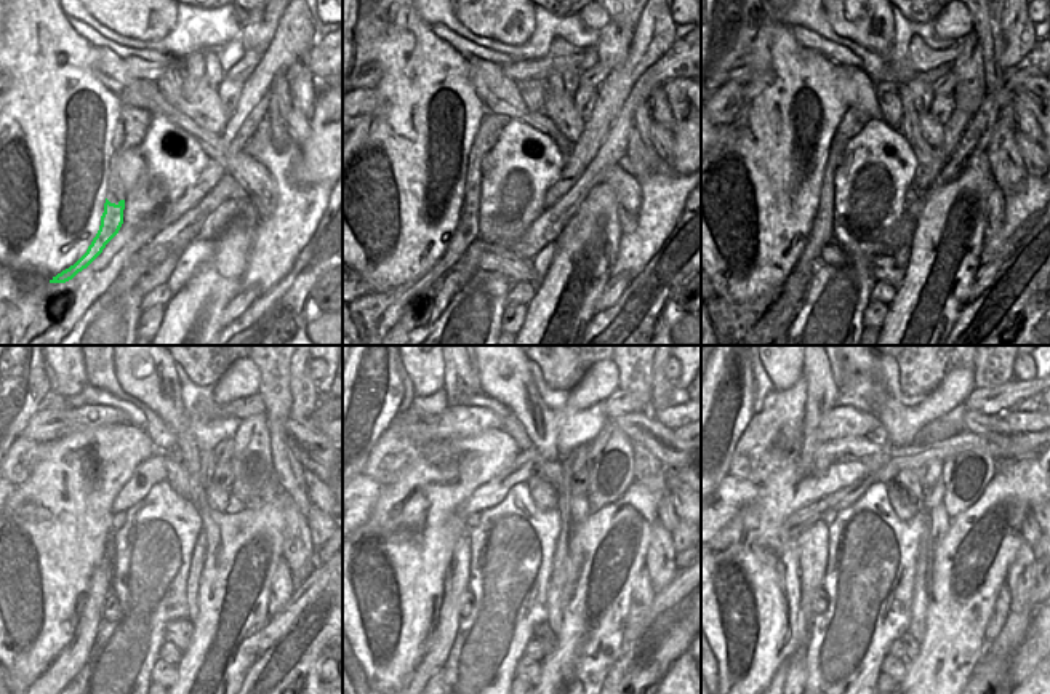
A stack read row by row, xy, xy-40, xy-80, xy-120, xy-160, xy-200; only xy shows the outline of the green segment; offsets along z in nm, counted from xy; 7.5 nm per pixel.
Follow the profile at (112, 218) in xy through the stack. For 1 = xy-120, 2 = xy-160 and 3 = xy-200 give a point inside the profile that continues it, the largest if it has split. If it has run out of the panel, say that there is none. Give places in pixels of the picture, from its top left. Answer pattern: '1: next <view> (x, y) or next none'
1: next xy-120 (68, 666)
2: next xy-160 (456, 578)
3: next xy-200 (813, 544)

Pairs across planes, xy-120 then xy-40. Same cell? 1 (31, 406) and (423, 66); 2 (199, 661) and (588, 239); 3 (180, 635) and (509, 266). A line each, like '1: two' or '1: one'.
1: one
2: one
3: one

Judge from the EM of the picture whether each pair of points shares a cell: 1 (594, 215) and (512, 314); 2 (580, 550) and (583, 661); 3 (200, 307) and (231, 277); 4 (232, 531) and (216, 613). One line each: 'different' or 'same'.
1: different
2: same
3: same
4: same

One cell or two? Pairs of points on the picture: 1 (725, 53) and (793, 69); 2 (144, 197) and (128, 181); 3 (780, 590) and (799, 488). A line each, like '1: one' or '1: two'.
1: two
2: two
3: one

